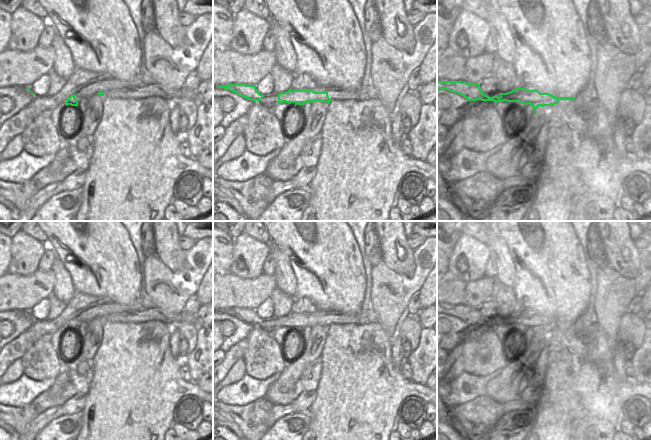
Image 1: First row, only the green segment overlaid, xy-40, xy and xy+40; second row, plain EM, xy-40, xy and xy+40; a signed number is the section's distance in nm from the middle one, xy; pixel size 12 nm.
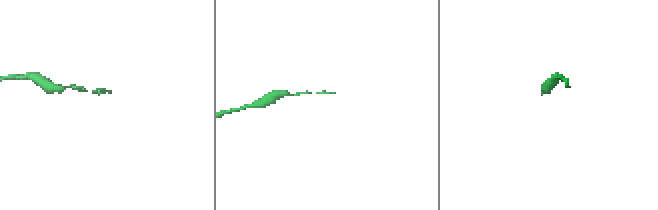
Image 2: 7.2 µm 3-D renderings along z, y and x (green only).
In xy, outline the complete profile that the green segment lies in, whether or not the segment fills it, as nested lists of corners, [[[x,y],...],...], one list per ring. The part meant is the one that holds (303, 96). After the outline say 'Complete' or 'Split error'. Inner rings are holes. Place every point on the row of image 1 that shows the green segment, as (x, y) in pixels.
[[[373,86],[353,90],[333,90],[331,92],[315,92],[312,89],[288,90],[278,94],[278,104],[286,102],[304,105],[307,102],[320,101],[328,104],[331,100],[370,100],[378,98]]]. Split error

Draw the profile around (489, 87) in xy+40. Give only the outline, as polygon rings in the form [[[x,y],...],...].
[[[491,75],[483,80],[483,82],[480,84],[480,89],[485,95],[489,97],[493,97],[499,93],[499,88],[496,80]]]

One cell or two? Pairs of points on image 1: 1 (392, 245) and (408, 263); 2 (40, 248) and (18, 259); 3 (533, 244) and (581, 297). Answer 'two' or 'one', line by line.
1: one
2: one
3: one

